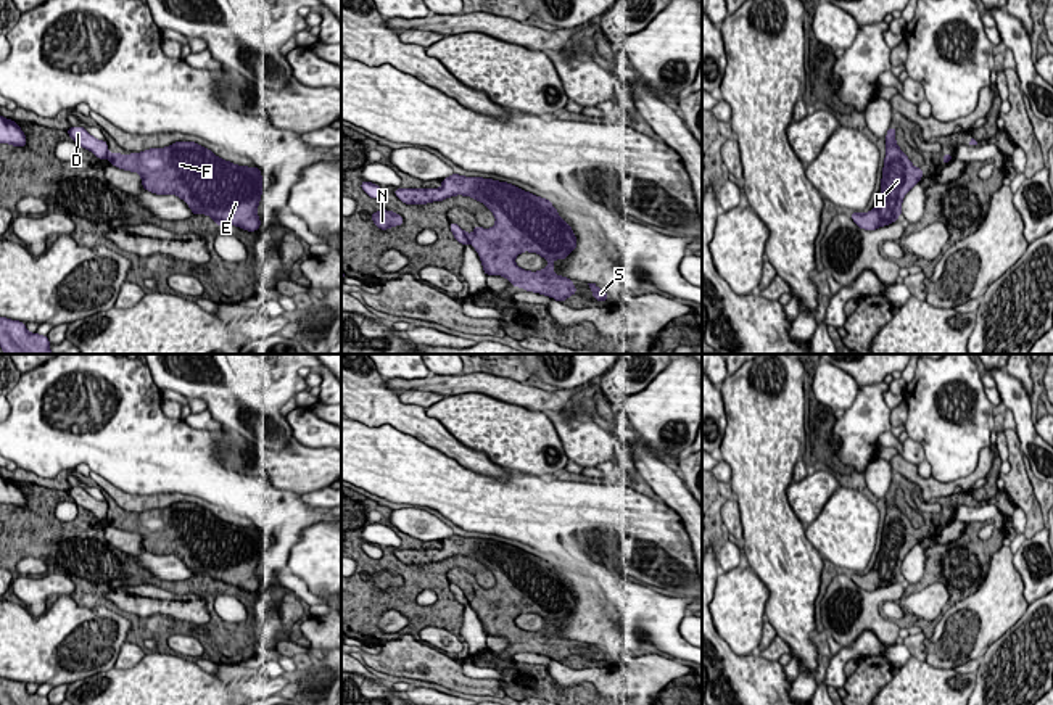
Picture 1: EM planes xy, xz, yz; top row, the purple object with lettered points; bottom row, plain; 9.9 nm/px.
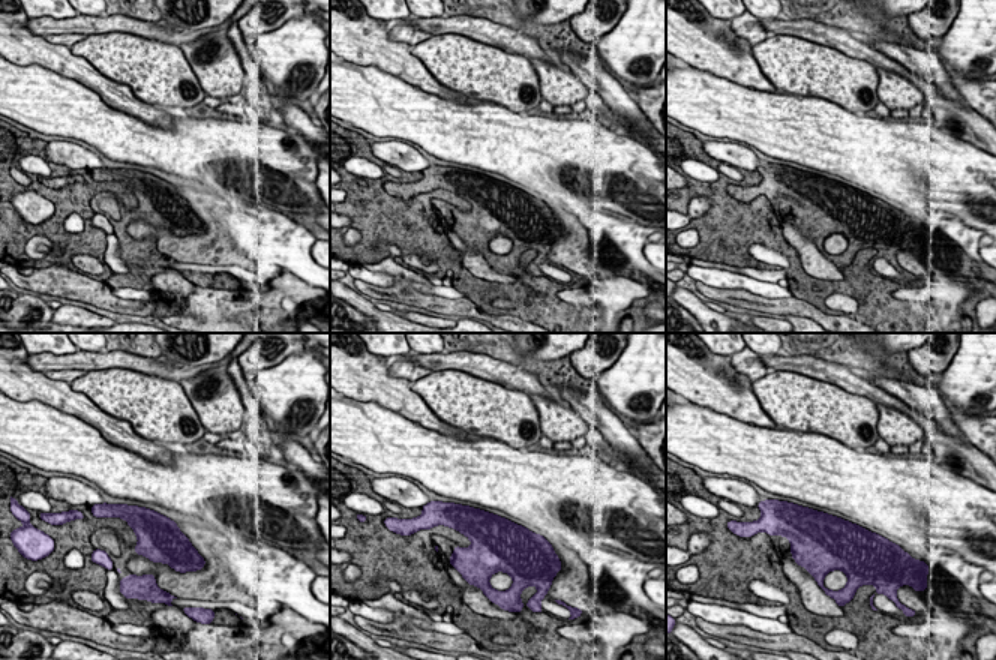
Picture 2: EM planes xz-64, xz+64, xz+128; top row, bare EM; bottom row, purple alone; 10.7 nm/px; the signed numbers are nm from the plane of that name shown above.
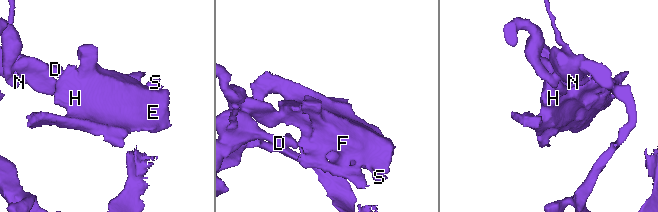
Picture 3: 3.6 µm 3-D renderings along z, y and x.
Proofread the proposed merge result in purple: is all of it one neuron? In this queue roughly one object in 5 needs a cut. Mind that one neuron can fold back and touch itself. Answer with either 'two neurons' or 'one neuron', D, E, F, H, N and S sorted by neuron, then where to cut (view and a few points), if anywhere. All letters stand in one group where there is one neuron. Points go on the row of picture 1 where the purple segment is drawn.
two neurons; D N / E F H S; cut in xz along (469, 235), (470, 242)

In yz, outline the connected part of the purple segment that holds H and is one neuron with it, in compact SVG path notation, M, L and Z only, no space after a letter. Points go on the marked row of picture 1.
M889 127L886 135L886 159L881 180L881 206L868 214L850 212L860 229L876 230L889 225L902 214L903 196L921 180L921 167L915 167L895 143L897 129Z

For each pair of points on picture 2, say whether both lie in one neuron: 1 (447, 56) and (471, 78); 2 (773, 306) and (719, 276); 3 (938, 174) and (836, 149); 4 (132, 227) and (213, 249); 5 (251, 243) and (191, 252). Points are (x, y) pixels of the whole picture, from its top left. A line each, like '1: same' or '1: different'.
1: same
2: different
3: same
4: same
5: different

